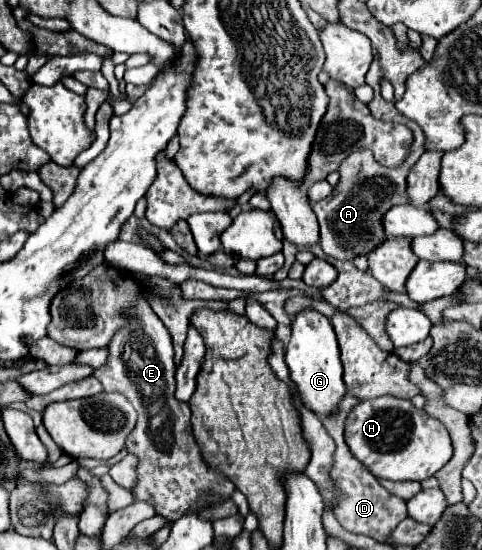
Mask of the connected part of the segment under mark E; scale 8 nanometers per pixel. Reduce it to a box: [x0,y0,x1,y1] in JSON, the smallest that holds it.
[95,300,235,522]

